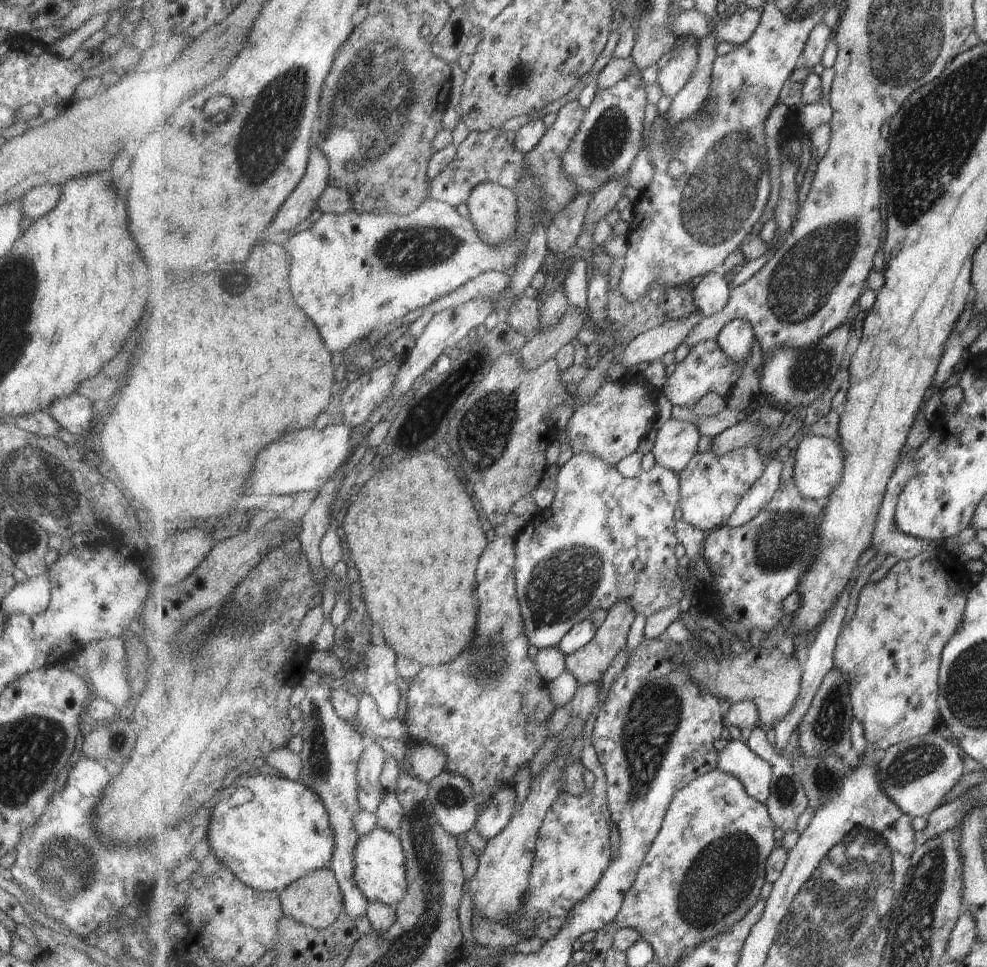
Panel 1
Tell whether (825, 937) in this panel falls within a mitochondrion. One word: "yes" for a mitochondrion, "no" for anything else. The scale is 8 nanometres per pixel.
yes

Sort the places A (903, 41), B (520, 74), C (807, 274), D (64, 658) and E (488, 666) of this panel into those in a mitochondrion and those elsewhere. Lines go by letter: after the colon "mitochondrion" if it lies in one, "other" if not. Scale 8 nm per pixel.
A: mitochondrion
B: mitochondrion
C: mitochondrion
D: other
E: mitochondrion

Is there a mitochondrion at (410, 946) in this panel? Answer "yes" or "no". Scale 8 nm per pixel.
yes

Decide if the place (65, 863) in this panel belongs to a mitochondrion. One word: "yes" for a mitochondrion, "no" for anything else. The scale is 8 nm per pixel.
yes

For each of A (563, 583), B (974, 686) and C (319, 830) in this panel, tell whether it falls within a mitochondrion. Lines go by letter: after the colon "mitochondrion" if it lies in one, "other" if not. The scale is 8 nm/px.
A: mitochondrion
B: mitochondrion
C: mitochondrion

